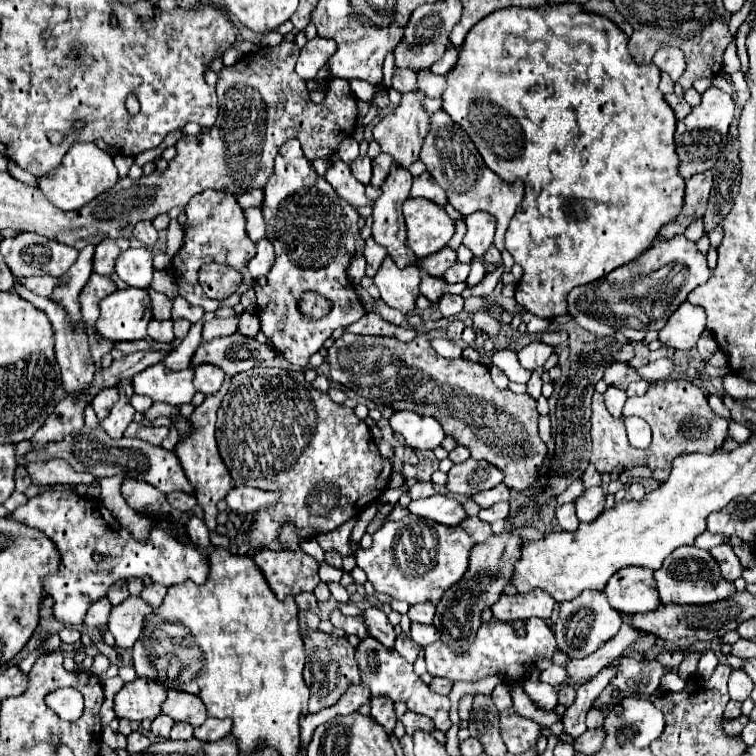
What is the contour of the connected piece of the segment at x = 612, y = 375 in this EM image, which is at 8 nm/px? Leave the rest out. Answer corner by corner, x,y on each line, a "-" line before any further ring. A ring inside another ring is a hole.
623,361
623,363
613,363
613,365
609,365
607,369
605,369
605,375
603,375
603,379
611,385
611,383
619,383
625,375
627,375
627,369
629,369
629,365

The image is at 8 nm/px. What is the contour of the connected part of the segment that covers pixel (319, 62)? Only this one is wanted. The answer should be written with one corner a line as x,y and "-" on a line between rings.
315,37
311,41
307,41
307,45
301,49
301,55
297,59
297,75
305,81
315,79
317,71
331,59
331,55
335,53
335,41
331,39
323,39
323,37

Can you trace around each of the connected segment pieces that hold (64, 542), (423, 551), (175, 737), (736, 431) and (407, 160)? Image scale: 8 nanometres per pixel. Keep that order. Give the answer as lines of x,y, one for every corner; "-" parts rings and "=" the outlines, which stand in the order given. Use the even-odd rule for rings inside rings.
49,489
33,499
29,499
25,505
17,507
11,517
27,527
33,527
33,529
39,529
45,537
49,537
55,547
59,549
59,555
61,555
61,561
59,561
59,569
53,573
53,575
45,575
43,579
43,587
45,591
53,597
53,615
59,623
63,625
81,625
83,623
83,617
87,613
87,607
97,601
99,597
103,597
109,589
111,583
115,583
117,579
129,579
129,577
145,577
149,575
153,581
169,587
169,585
177,585
177,583
183,583
185,579
191,579
195,581
197,585
203,583
207,579
207,557
199,551
193,551
185,545
181,545
171,533
167,533
169,529
169,521
155,521
153,525
153,533
149,537
149,543
137,543
119,523
117,519
111,515
111,511
99,501
99,499
85,499
85,497
79,497
71,491
55,491
55,489
-
95,551
101,551
101,555
107,555
105,559
105,569
101,567
95,567
93,563
93,553
=
407,515
403,521
385,523
375,531
371,549
357,549
355,559
377,593
391,595
393,599
407,601
409,605
427,601
437,605
443,593
467,571
473,545
475,543
461,527
439,525
423,517
=
175,723
173,729
171,729
171,741
181,741
181,739
191,739
193,737
193,729
191,725
185,725
185,723
=
729,421
729,435
737,437
735,441
747,441
747,435
751,435
751,431
745,425
741,425
741,423
=
405,93
401,103
375,125
375,141
381,145
381,151
389,153
405,169
419,159
423,137
429,131
429,117
421,107
421,99
423,99
421,93

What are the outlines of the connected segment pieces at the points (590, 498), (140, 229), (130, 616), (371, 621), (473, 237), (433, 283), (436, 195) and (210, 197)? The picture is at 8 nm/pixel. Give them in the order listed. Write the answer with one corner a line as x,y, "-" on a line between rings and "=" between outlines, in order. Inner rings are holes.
601,487
585,489
573,503
575,503
575,513
579,521
593,521
605,509
605,497
=
139,221
139,223
135,225
135,229
133,229
133,235
135,235
141,243
145,243
147,247
153,247
155,241
157,241
157,231
155,231
155,227
153,227
151,221
=
127,597
123,603
115,605
109,615
109,631
115,637
115,645
129,649
139,639
143,629
143,619
153,607
141,597
=
369,607
367,611
363,611
363,617
365,617
365,625
367,625
367,631
369,631
369,637
377,639
379,643
383,643
387,647
393,647
395,631
393,631
393,625
387,621
385,613
375,609
375,607
=
471,213
465,217
467,223
467,235
463,239
463,245
471,249
475,257
483,257
485,251
493,245
493,235
495,235
495,217
489,213
=
423,275
421,279
421,295
425,295
431,303
437,303
445,293
463,293
463,289
467,289
467,283
447,283
441,277
431,277
431,275
=
421,173
419,177
413,179
413,187
411,187
411,197
425,197
441,207
447,205
447,195
445,191
435,185
435,179
429,173
=
207,189
199,195
195,195
187,207
185,207
185,215
187,221
183,225
185,231
185,241
183,247
179,249
179,253
173,257
173,271
175,271
175,279
177,279
177,287
179,287
179,295
187,299
189,305
197,305
203,307
205,311
217,311
221,307
235,307
239,303
239,297
243,291
247,291
253,283
253,277
247,271
247,263
249,259
255,255
255,243
247,237
245,233
245,221
243,221
243,209
239,207
237,199
227,193
227,191
215,191
215,189
-
203,263
223,263
229,265
233,269
239,269
243,273
243,283
239,287
237,293
233,293
229,299
223,301
215,301
209,299
199,281
197,281
197,271

